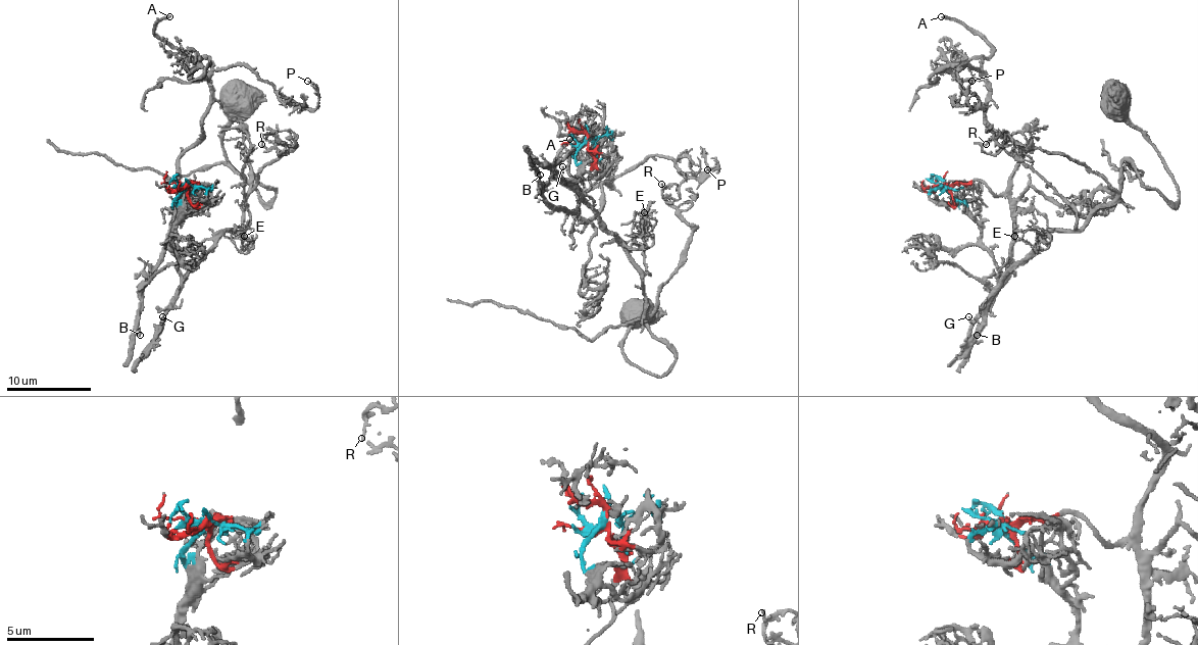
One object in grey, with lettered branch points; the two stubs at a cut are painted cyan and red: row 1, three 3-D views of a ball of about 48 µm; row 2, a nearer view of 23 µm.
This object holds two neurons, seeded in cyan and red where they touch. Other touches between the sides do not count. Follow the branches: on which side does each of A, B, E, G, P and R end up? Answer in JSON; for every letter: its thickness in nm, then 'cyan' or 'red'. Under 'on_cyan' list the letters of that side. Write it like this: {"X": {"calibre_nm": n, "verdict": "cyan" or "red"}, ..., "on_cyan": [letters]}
{"A": {"calibre_nm": 280, "verdict": "red"}, "B": {"calibre_nm": 200, "verdict": "red"}, "E": {"calibre_nm": 200, "verdict": "cyan"}, "G": {"calibre_nm": 180, "verdict": "cyan"}, "P": {"calibre_nm": 190, "verdict": "red"}, "R": {"calibre_nm": 160, "verdict": "cyan"}, "on_cyan": ["E", "G", "R"]}

